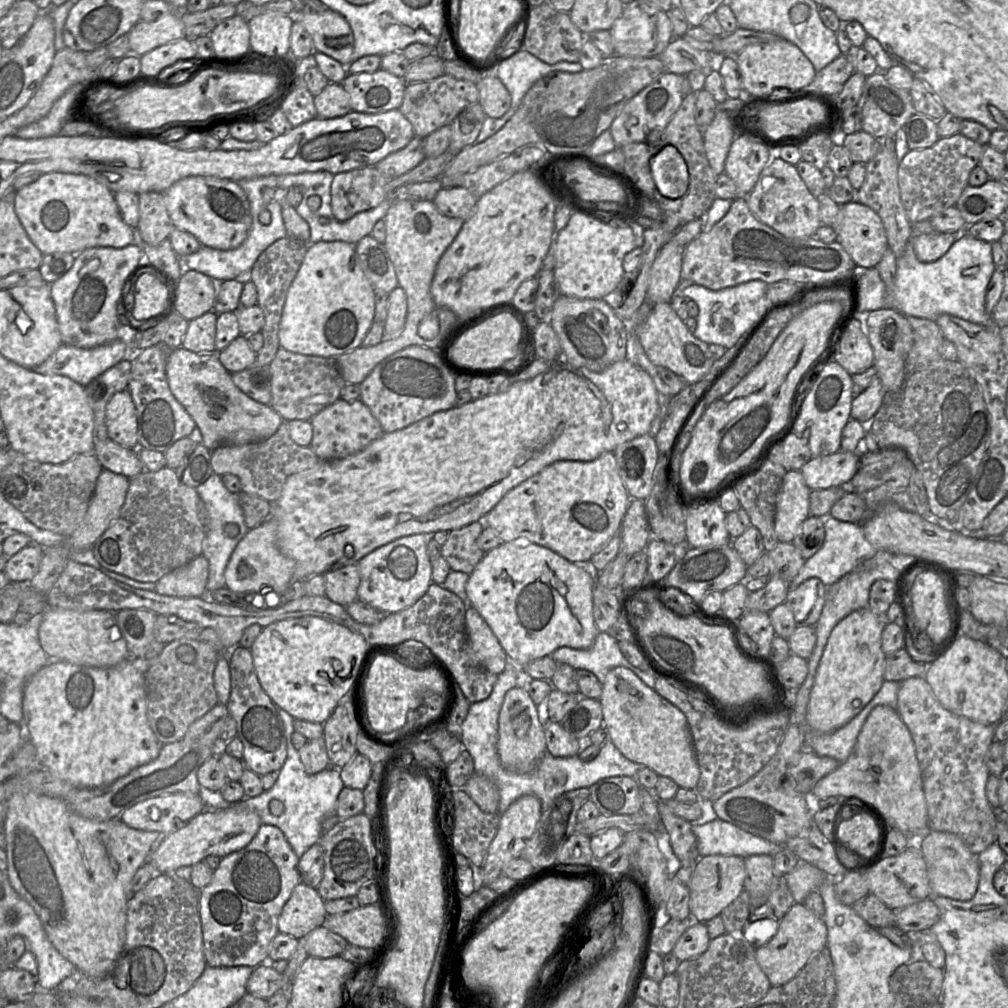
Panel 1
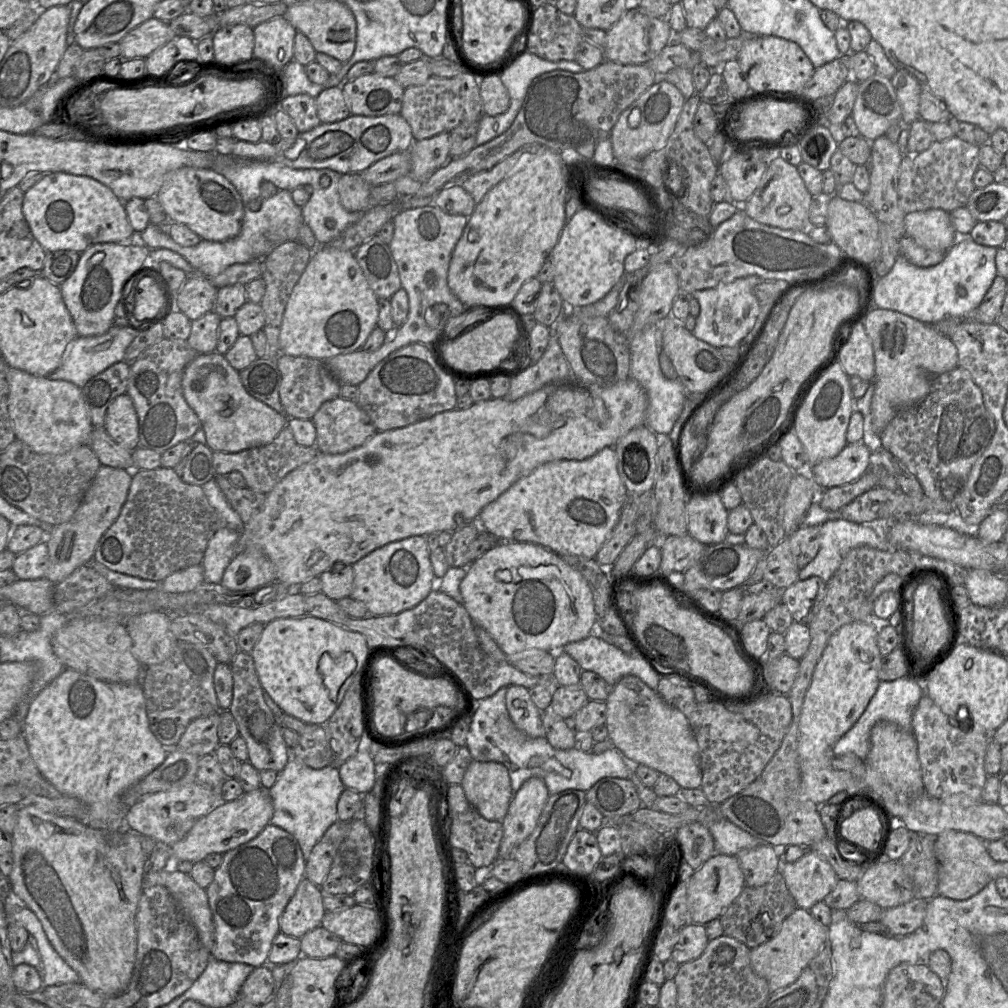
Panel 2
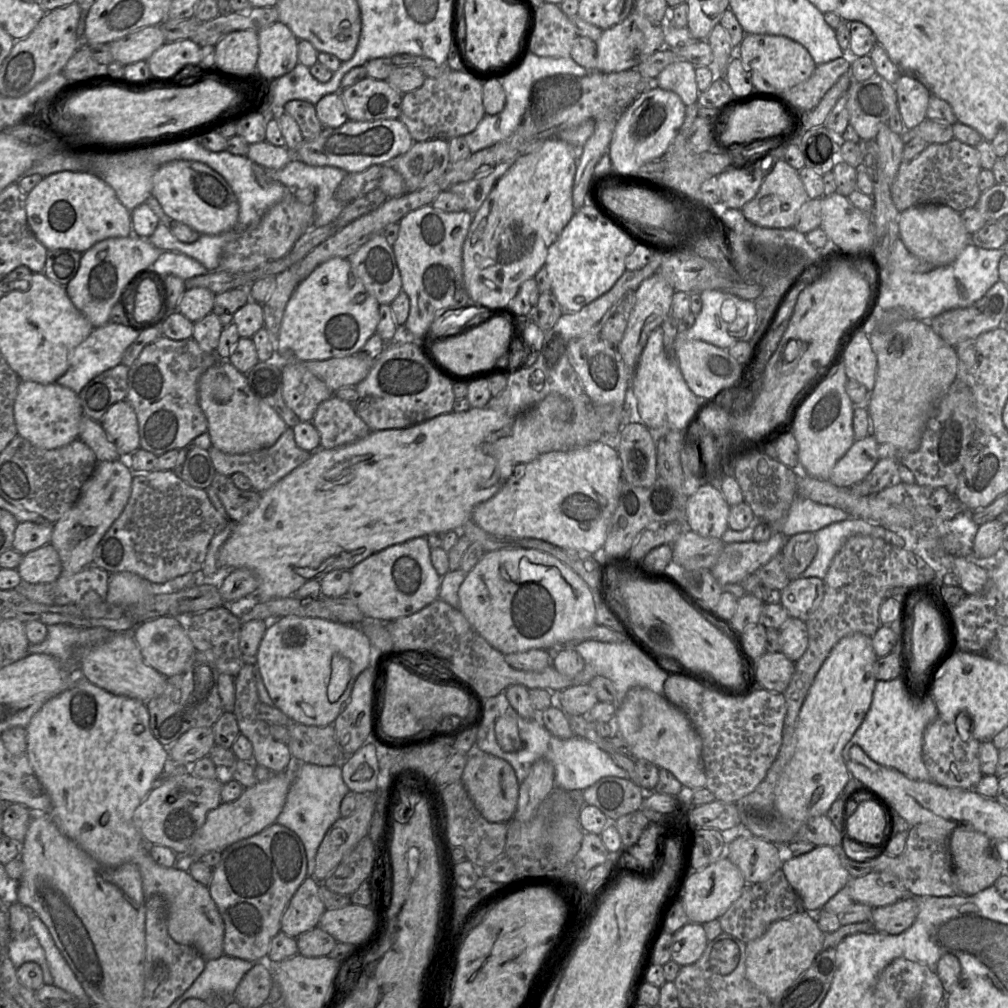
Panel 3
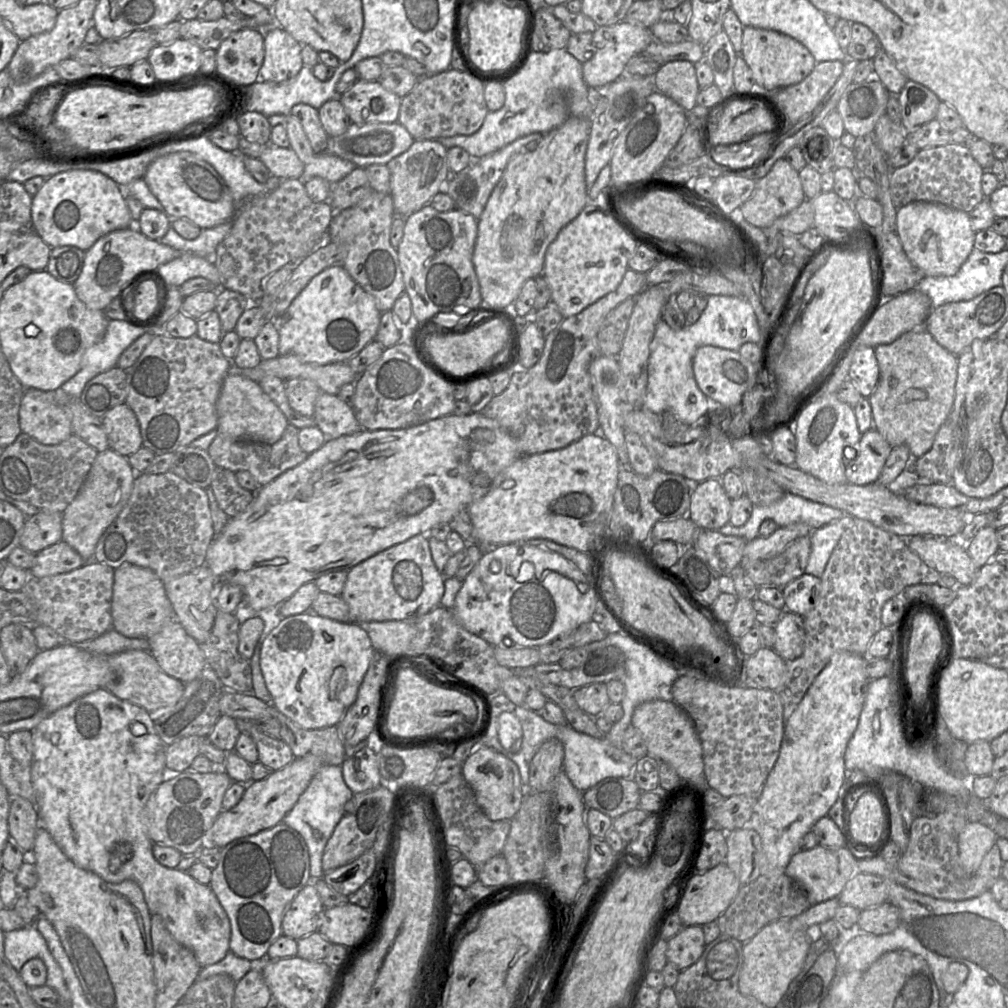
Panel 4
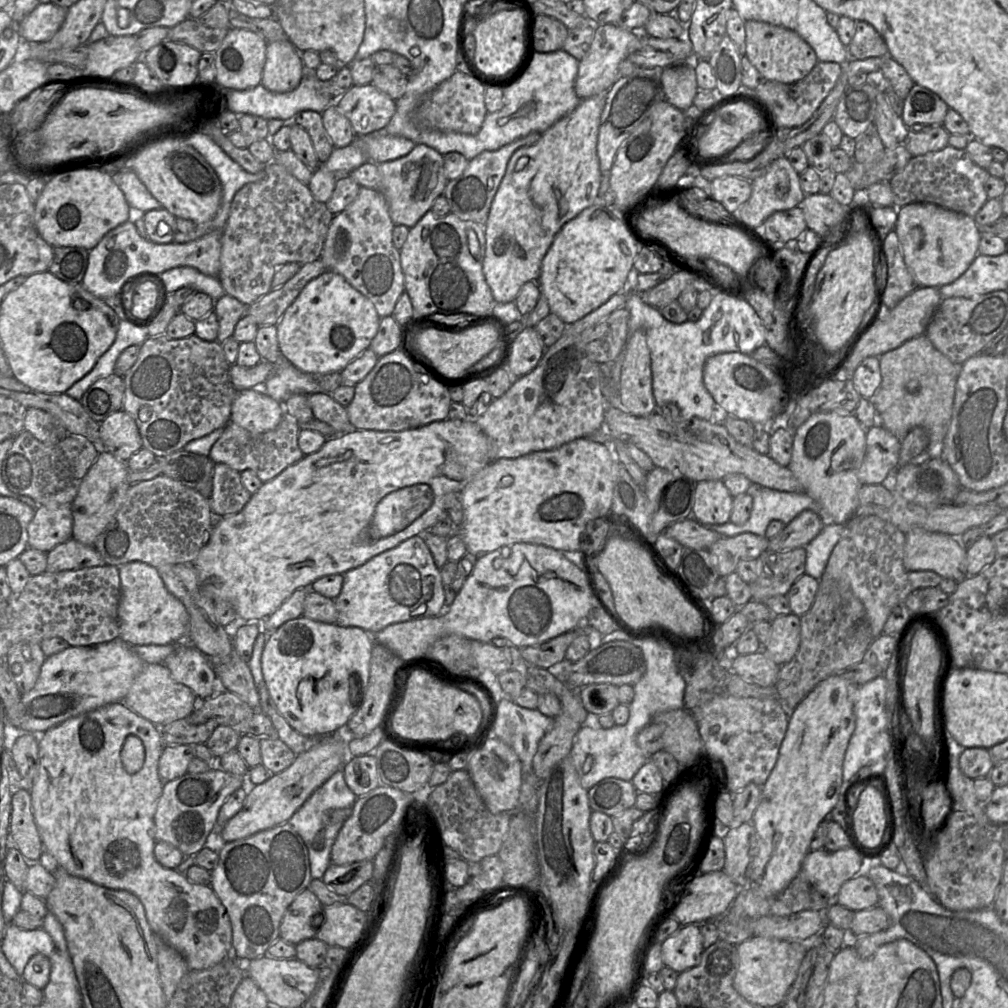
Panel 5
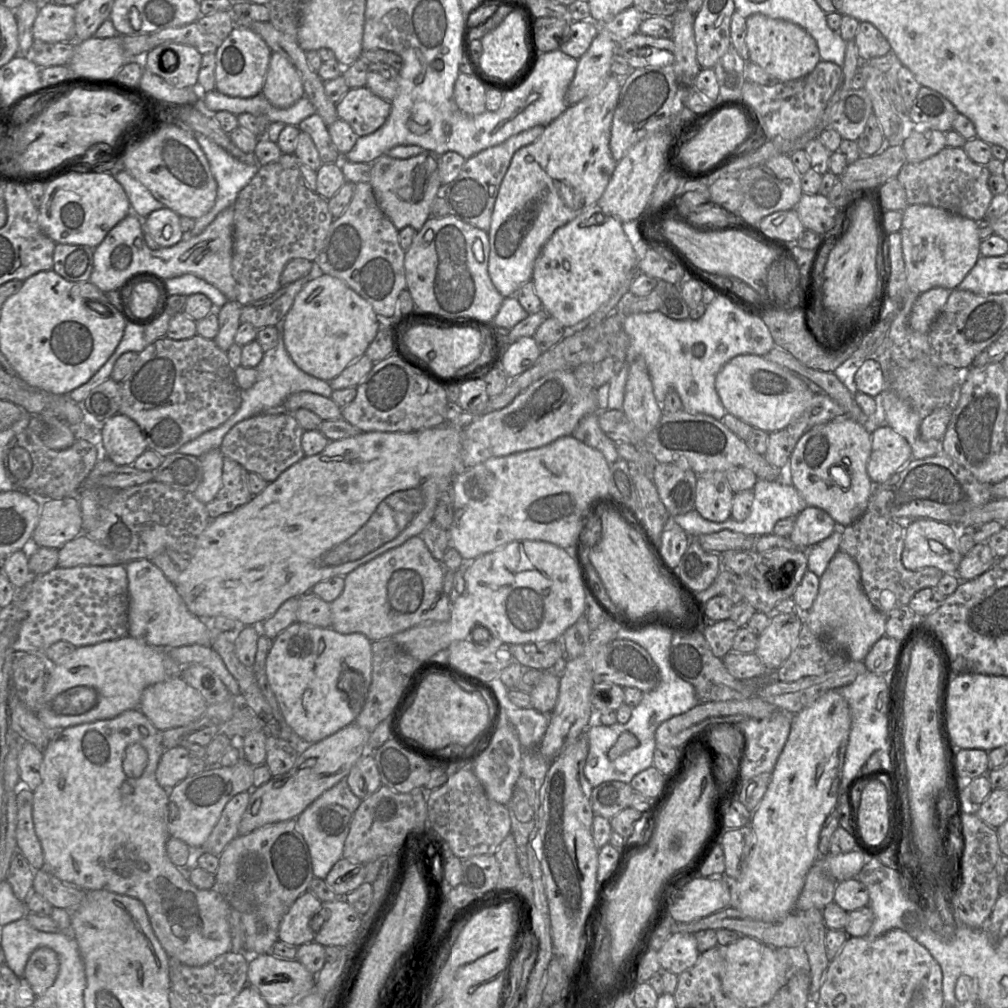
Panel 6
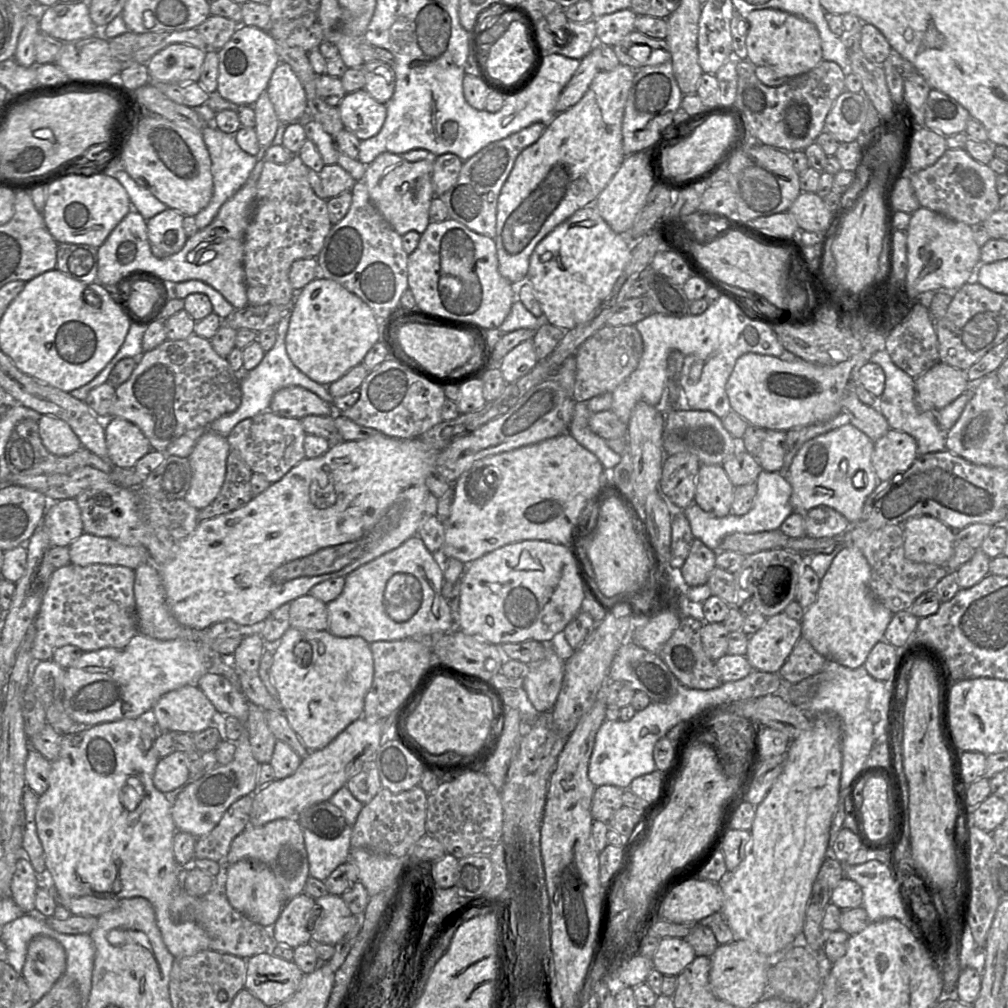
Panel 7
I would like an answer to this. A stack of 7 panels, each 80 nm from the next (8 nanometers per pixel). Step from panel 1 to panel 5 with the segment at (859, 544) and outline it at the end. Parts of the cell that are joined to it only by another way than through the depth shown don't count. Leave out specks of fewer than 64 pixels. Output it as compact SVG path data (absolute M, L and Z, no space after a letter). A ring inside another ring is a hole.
M826 522L820 533L805 546L805 574L821 579L830 555L842 537L844 529L844 524Z

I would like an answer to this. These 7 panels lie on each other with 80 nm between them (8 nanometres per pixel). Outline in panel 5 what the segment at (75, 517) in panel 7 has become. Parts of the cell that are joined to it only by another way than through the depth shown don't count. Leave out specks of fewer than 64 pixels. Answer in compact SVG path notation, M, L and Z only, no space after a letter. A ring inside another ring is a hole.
M62 504L57 508L38 505L27 527L27 545L47 553L72 538L72 527L71 504Z

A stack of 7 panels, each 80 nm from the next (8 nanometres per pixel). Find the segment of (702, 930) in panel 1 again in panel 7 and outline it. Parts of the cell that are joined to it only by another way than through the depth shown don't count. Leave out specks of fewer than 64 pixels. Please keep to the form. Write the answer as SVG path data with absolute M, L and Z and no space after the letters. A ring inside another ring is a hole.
M663 938L652 958L653 968L663 976L677 977L696 958L694 949L683 938Z

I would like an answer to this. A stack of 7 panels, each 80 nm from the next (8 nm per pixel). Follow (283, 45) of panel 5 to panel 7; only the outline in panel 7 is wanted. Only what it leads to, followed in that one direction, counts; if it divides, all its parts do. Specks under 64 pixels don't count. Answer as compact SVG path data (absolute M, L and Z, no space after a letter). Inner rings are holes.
M280 62L273 71L266 92L281 124L297 123L307 113L307 98L304 88L292 70Z

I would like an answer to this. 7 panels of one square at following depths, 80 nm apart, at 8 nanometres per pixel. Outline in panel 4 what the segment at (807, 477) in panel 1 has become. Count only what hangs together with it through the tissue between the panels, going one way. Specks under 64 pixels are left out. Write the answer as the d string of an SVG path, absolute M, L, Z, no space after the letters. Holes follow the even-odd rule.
M876 429L863 433L854 459L845 466L847 483L868 485L878 481L892 446Z

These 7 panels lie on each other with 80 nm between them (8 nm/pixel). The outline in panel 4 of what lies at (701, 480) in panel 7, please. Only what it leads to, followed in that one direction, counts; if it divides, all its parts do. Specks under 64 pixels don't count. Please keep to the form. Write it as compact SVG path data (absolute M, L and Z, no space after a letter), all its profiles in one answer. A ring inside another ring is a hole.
M709 478L696 484L687 517L701 530L719 530L729 523L732 500L720 479Z

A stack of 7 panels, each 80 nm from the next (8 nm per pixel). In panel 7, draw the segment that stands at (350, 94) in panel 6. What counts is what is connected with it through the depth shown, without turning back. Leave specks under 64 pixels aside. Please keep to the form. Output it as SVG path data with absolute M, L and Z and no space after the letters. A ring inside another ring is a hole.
M364 89L347 93L340 102L338 111L344 129L361 141L377 135L387 116L386 104L375 100Z

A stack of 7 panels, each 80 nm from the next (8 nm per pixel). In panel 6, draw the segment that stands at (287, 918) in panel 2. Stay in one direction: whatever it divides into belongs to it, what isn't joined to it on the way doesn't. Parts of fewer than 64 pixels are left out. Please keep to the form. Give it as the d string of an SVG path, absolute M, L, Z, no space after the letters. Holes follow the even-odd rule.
M312 892L300 895L280 922L278 940L292 947L313 942L316 933L310 928L310 920L321 908L322 902Z

